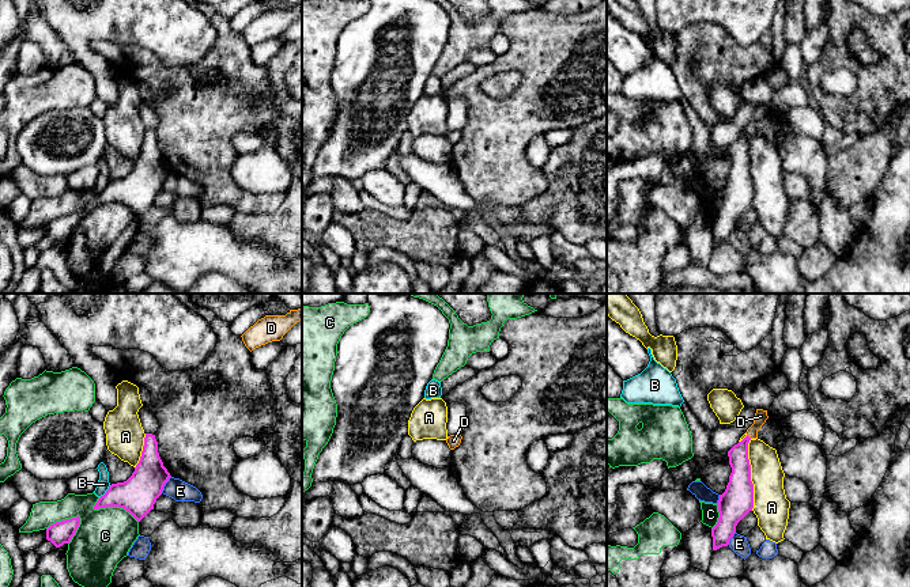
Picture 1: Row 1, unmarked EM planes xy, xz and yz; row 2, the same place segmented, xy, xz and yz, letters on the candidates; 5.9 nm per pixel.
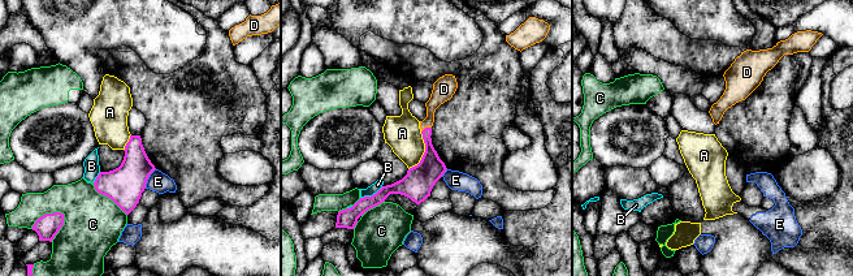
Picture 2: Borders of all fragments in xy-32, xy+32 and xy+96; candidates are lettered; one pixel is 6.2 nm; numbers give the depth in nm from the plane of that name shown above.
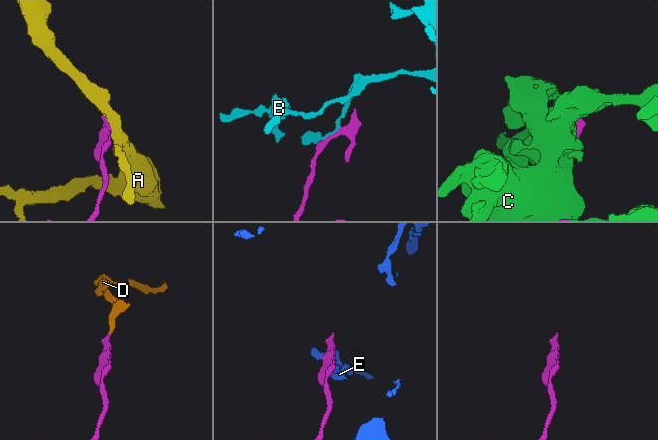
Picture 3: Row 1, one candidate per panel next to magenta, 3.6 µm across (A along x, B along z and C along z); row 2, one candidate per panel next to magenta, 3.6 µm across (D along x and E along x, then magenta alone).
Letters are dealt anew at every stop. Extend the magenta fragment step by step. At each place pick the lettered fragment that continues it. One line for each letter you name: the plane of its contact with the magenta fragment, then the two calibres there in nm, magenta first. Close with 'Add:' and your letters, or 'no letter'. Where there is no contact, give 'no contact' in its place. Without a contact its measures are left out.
D: yz | 130/80 nm
Add: D

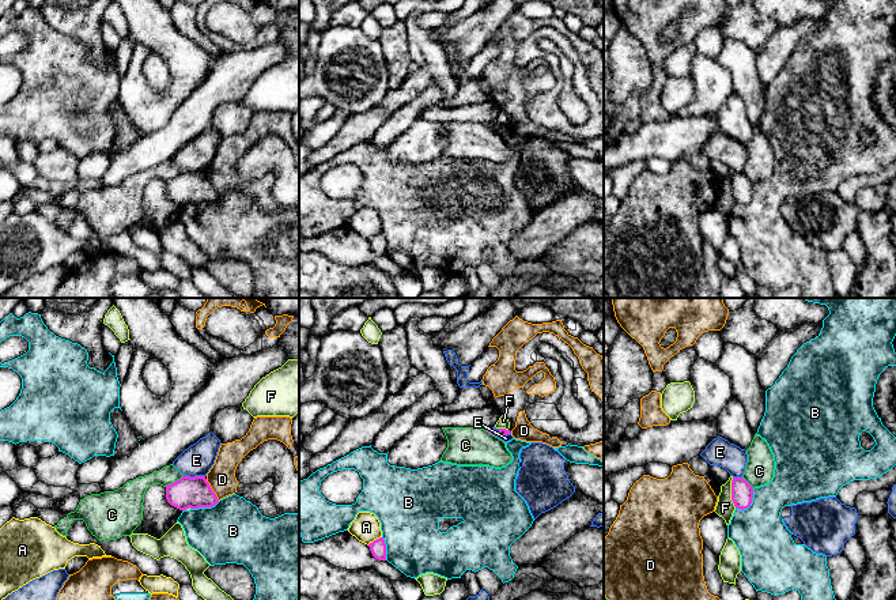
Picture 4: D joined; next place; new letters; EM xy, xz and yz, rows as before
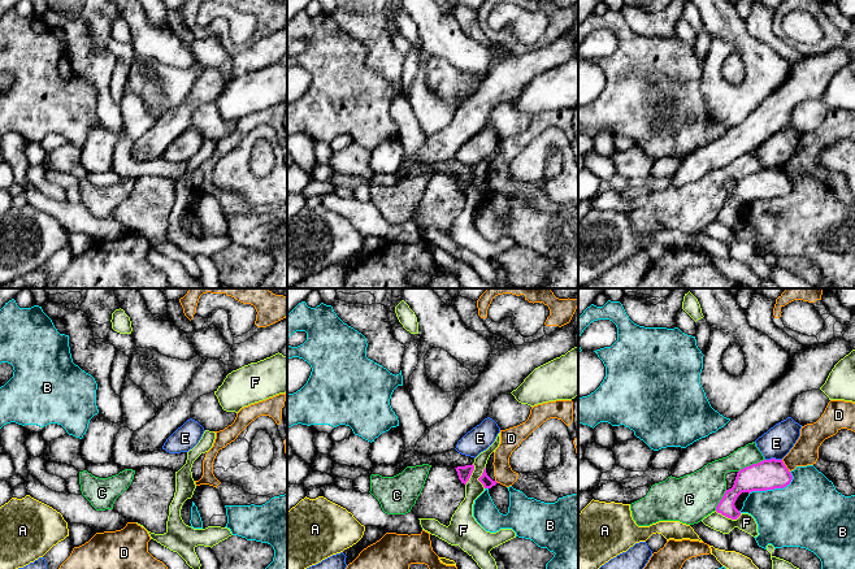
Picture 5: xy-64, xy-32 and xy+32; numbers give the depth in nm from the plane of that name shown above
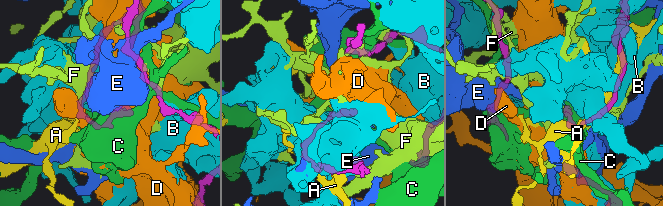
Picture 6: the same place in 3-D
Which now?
Add: no letter

